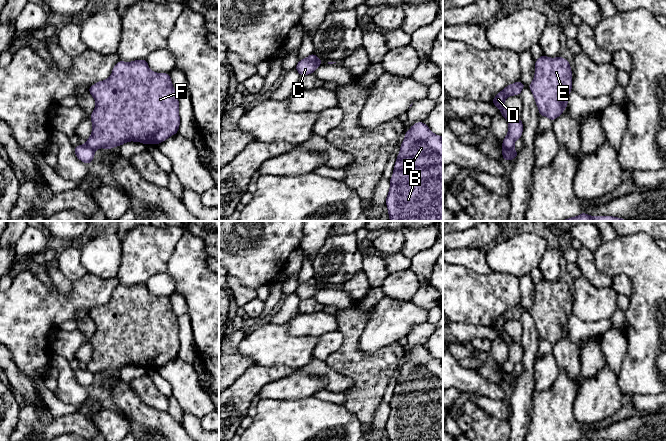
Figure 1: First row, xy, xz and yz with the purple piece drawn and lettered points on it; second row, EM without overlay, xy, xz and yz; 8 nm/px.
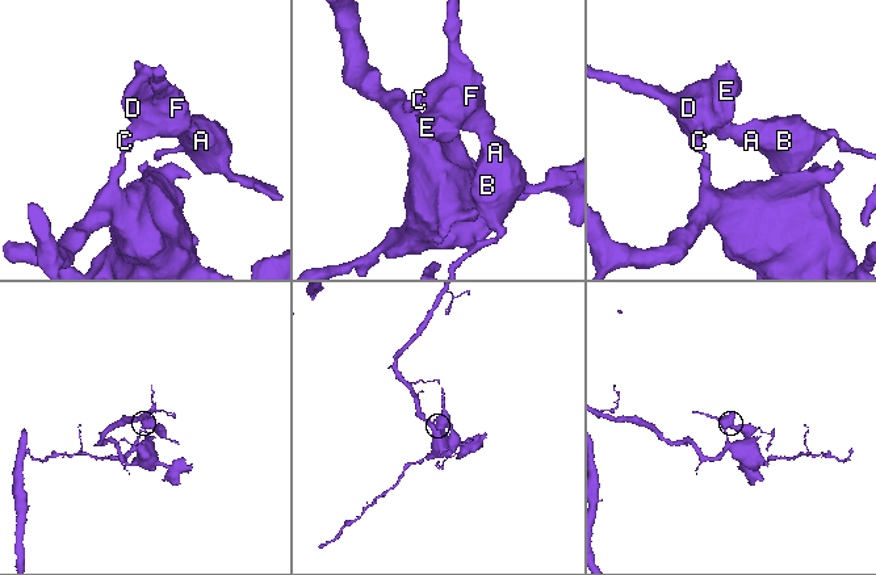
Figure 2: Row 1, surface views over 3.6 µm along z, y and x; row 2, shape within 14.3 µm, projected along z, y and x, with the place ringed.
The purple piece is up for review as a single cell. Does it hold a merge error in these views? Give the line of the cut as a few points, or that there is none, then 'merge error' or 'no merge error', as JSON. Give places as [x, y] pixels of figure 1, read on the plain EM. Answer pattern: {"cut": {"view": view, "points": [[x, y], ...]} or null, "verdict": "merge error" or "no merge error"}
{"cut": {"view": "yz", "points": [[502, 367], [505, 371], [513, 371]]}, "verdict": "merge error"}

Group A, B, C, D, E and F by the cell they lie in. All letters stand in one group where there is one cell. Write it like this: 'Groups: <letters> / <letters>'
Groups: A B D E F / C

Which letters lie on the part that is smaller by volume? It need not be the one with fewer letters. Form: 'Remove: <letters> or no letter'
Remove: A, B, D, E, F

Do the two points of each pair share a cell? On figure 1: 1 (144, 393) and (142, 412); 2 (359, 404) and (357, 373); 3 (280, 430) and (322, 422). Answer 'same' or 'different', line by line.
1: different
2: same
3: same

